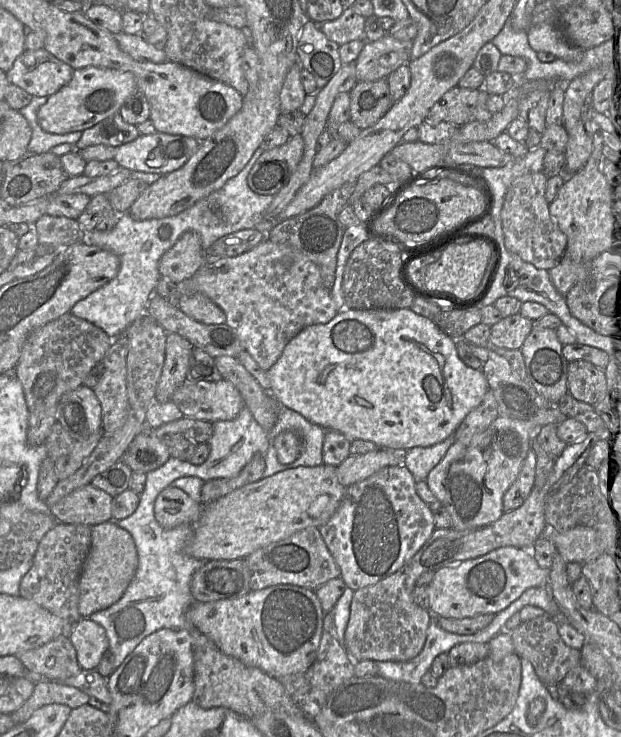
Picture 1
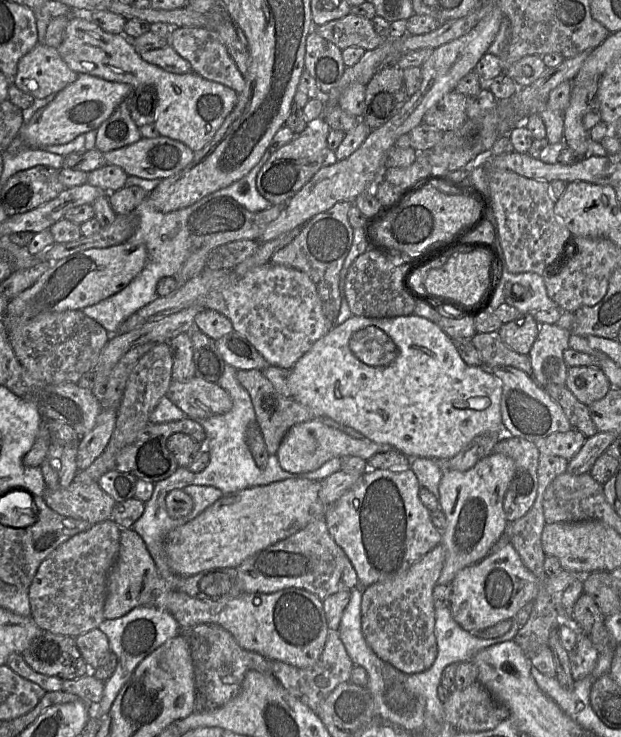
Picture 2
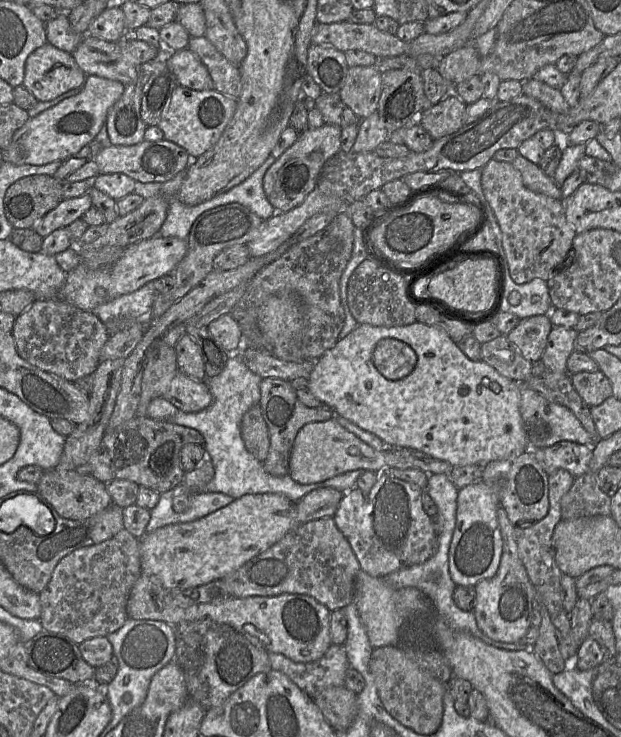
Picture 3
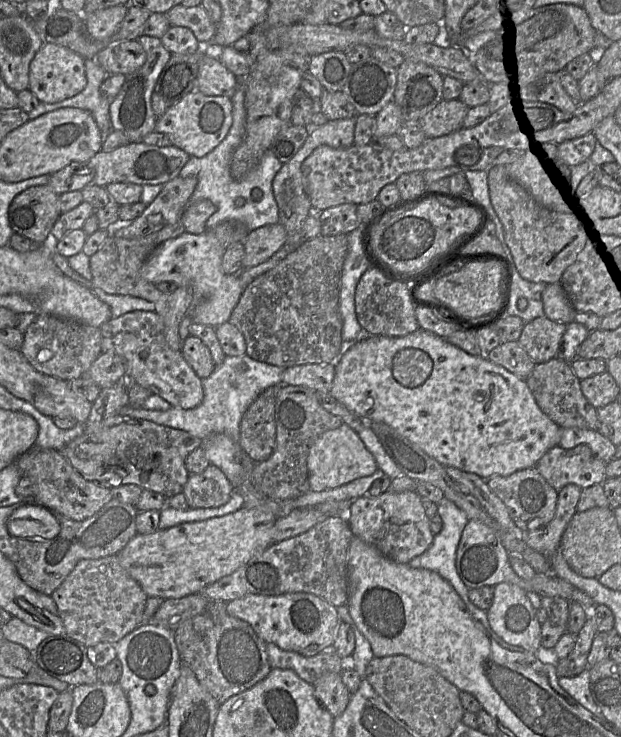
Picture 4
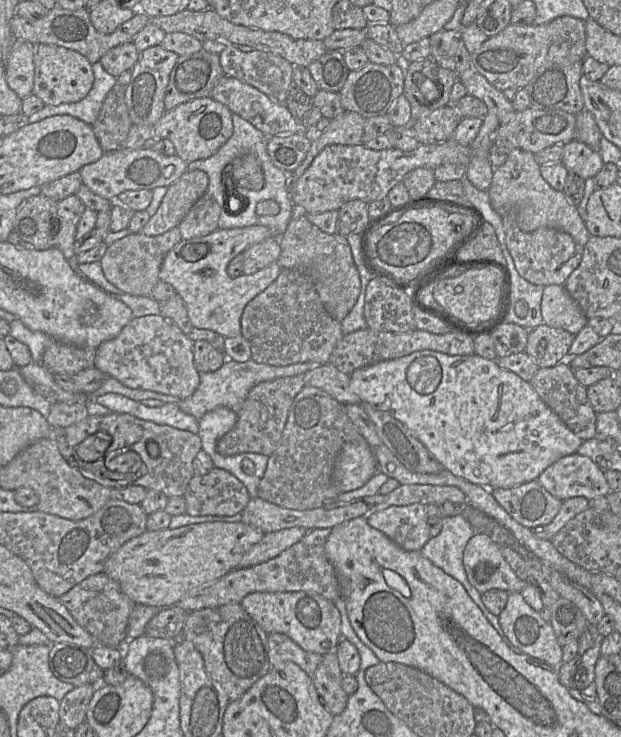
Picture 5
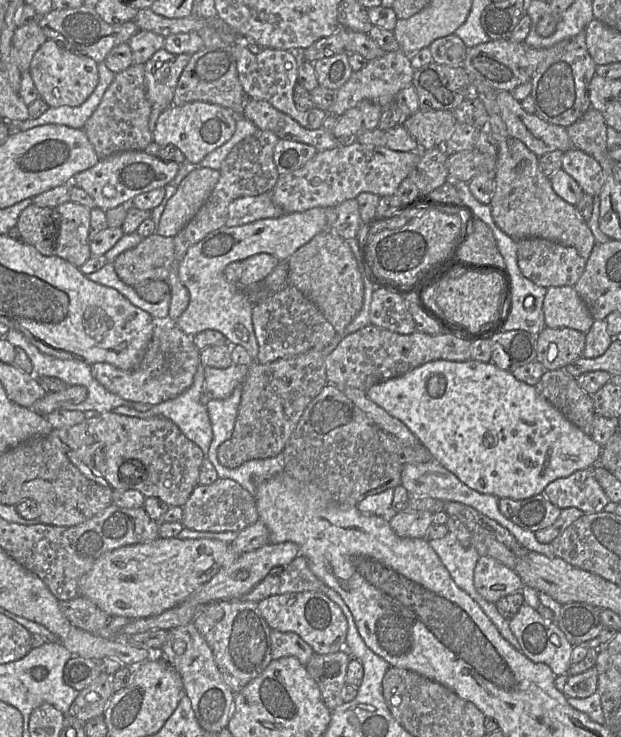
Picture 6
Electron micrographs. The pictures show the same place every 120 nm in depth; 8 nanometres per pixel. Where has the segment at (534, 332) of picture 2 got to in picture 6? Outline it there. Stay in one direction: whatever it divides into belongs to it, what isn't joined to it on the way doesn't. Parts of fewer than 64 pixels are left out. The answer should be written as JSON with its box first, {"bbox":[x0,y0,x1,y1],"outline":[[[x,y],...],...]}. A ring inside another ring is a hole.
{"bbox":[536,327,585,370],"outline":[[[545,327],[536,337],[536,361],[546,370],[564,368],[583,355],[585,336],[572,328]]]}

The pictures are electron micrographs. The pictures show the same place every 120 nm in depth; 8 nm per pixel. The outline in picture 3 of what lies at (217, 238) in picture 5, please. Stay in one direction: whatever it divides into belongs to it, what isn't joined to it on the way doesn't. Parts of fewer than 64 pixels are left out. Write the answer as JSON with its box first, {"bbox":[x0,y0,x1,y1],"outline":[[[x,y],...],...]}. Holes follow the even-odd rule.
{"bbox":[59,235,187,311],"outline":[[[156,235],[128,246],[121,258],[107,270],[91,270],[81,261],[66,275],[59,292],[61,299],[81,310],[92,311],[121,295],[132,293],[146,283],[171,274],[187,252],[187,240]]]}

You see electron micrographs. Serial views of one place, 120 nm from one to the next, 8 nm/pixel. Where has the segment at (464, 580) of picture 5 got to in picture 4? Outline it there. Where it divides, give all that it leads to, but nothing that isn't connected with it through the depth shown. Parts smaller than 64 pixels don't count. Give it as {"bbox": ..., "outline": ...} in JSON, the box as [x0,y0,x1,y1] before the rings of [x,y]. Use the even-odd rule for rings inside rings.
{"bbox":[408,497,491,629],"outline":[[[443,497],[443,499],[438,503],[437,510],[443,521],[443,528],[437,535],[434,536],[430,547],[423,554],[413,558],[408,563],[408,565],[412,568],[431,570],[447,580],[456,590],[458,595],[462,598],[463,602],[465,603],[468,610],[472,613],[472,615],[484,626],[484,628],[491,629],[488,623],[486,611],[479,609],[470,602],[468,598],[469,588],[462,581],[456,570],[457,548],[461,539],[462,532],[469,519],[467,518],[467,515],[464,511],[458,508],[446,497]]]}

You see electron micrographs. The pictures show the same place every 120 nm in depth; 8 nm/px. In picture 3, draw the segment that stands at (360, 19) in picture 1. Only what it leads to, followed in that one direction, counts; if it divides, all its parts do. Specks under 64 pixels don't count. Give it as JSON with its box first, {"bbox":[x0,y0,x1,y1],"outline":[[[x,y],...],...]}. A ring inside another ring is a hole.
{"bbox":[311,20,409,58],"outline":[[[348,20],[316,23],[311,44],[331,45],[339,51],[360,50],[380,58],[409,55],[409,44],[396,35],[379,30],[374,23],[356,24]]]}

